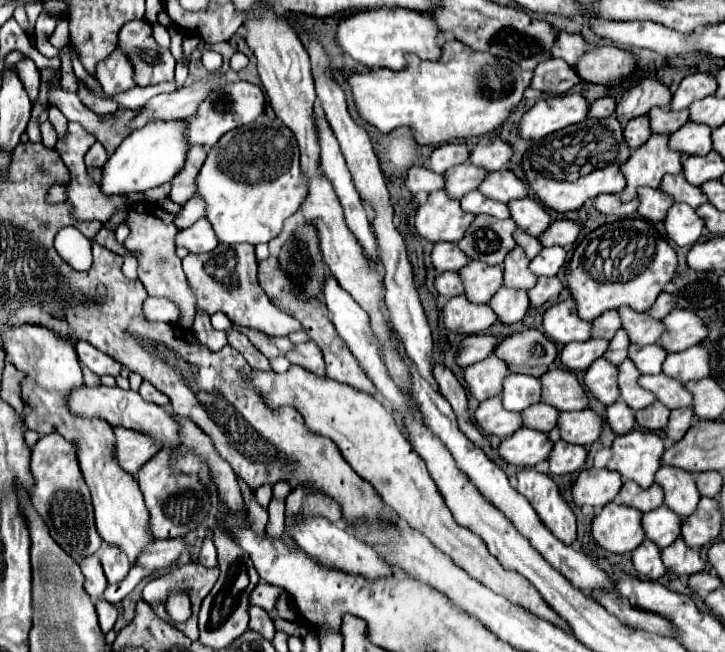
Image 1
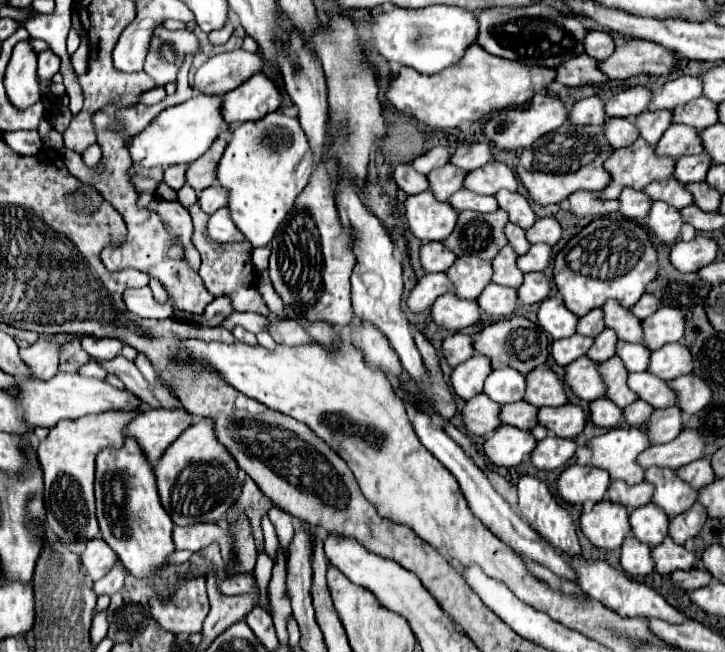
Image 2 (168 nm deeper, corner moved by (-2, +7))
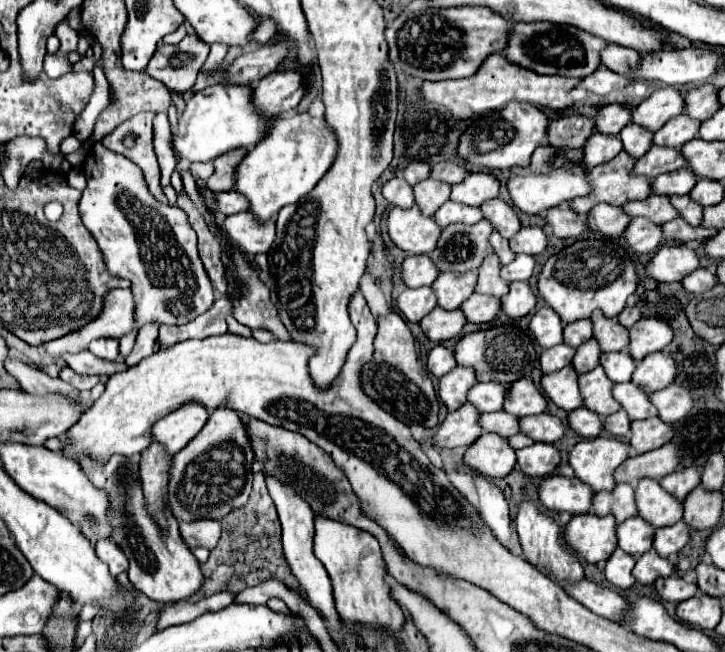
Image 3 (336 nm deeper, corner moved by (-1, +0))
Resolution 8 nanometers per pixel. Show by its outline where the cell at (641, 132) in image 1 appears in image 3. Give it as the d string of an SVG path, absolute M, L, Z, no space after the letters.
M595 131L595 133L589 137L589 141L585 143L583 165L589 169L589 167L595 167L595 165L607 163L607 161L611 161L621 149L623 149L623 145L621 145L621 139L619 139L617 135L605 135L605 133Z

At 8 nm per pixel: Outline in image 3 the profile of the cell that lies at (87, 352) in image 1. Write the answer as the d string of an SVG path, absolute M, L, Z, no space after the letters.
M97 339L97 341L91 341L89 351L93 355L101 357L101 359L115 361L119 357L119 341L115 341L115 339Z

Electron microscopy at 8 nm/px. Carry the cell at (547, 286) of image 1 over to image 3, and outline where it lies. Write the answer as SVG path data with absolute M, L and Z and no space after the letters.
M513 281L511 291L505 297L501 297L501 305L509 317L513 317L513 319L525 317L529 311L535 309L537 295L533 293L533 289L527 281Z

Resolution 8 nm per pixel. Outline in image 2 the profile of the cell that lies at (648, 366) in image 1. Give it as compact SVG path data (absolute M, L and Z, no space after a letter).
M618 342L616 344L616 356L622 358L624 368L628 372L644 372L648 366L650 350L646 350L642 344L628 344L628 342Z

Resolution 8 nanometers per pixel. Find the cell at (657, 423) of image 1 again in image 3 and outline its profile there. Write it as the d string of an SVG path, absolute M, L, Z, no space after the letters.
M623 409L605 419L605 429L619 439L625 439L629 435L629 425L631 425L631 419Z

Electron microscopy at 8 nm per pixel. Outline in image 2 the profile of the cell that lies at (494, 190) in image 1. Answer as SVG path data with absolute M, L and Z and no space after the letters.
M488 162L486 166L480 166L478 170L472 170L466 174L464 188L472 190L476 194L496 194L502 188L516 192L518 180L506 164Z

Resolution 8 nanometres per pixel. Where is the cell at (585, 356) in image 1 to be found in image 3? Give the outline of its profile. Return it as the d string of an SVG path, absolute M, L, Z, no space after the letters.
M565 343L555 345L555 347L551 347L551 349L545 349L545 351L541 353L541 357L539 357L543 373L553 373L553 371L559 371L559 369L571 365L575 351L577 351L577 349L565 345Z

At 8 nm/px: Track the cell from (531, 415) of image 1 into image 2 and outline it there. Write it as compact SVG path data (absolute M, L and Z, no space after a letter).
M512 402L512 404L504 404L500 408L500 422L508 424L508 426L516 426L520 430L532 430L538 422L536 422L536 414L538 408L530 406L528 402Z

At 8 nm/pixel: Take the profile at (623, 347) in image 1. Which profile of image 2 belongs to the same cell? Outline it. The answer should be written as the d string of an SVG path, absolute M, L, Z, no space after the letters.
M604 328L596 338L594 344L590 346L590 350L586 352L588 358L592 358L594 362L604 362L608 358L614 356L614 346L616 346L618 338L614 336L614 332L610 328Z

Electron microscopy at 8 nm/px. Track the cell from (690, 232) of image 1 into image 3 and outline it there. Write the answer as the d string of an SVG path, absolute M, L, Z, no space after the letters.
M645 217L631 219L623 237L629 243L629 247L637 253L653 253L663 243L661 227L653 225L653 221L645 221Z

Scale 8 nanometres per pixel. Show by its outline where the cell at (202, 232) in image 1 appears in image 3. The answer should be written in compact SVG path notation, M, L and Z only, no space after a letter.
M247 211L225 217L223 229L247 255L267 253L275 239L275 223L267 221L261 225Z

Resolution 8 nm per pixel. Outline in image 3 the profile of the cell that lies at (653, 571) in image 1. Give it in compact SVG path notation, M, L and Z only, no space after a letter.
M615 549L613 555L607 559L605 563L605 577L609 583L613 583L619 589L629 589L635 583L633 577L633 565L635 565L635 557L633 555L625 555L623 549Z

